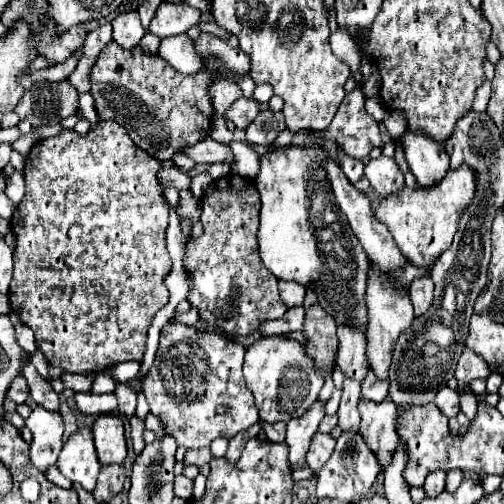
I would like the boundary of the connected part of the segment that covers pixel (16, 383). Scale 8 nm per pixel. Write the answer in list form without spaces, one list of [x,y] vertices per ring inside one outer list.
[[[17,376],[17,378],[13,380],[7,396],[9,396],[11,400],[15,400],[17,404],[23,404],[23,402],[27,402],[27,398],[29,398],[29,392],[27,392],[27,390],[29,390],[29,386],[27,386],[25,378],[23,378],[23,376]]]

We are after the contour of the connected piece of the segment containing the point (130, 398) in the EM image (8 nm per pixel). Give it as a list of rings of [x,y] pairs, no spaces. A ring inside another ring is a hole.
[[[117,384],[115,396],[119,400],[119,414],[125,418],[131,418],[135,414],[135,404],[137,404],[137,394],[127,386],[127,384]]]

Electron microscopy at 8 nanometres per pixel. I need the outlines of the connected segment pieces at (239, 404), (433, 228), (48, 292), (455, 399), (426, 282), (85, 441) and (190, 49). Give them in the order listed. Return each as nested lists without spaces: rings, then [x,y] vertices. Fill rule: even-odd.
[[[165,324],[161,328],[155,362],[147,372],[147,376],[143,378],[143,392],[147,396],[151,412],[161,420],[165,430],[173,434],[177,446],[189,450],[189,448],[205,448],[215,438],[231,440],[237,432],[247,430],[251,424],[259,420],[257,408],[253,404],[253,396],[245,386],[243,356],[245,356],[245,348],[223,334],[199,332],[183,324]],[[217,406],[227,406],[227,414],[217,414]]]
[[[469,166],[449,170],[447,176],[433,188],[407,188],[399,194],[383,198],[373,210],[377,222],[383,222],[393,234],[403,256],[417,268],[431,268],[437,258],[451,246],[457,232],[461,210],[469,206],[475,192],[475,174]]]
[[[101,120],[95,128],[89,130],[87,136],[79,136],[75,130],[63,130],[55,138],[47,138],[37,142],[27,160],[25,160],[25,196],[21,204],[15,208],[11,218],[11,228],[17,238],[17,246],[13,252],[13,280],[9,288],[9,302],[13,312],[35,332],[37,348],[43,352],[47,362],[63,372],[71,374],[87,374],[101,372],[113,368],[127,360],[141,360],[145,352],[147,330],[157,310],[161,310],[169,302],[169,290],[165,286],[165,276],[171,270],[171,258],[165,248],[165,230],[169,222],[169,210],[163,196],[163,184],[157,180],[157,172],[161,170],[161,162],[149,154],[145,154],[131,138],[125,128],[121,128],[113,120]]]
[[[449,388],[449,398],[437,398],[435,404],[447,418],[455,418],[459,412],[459,394]]]
[[[429,276],[415,278],[409,286],[409,298],[415,308],[415,316],[423,316],[433,302],[433,280]]]
[[[79,428],[71,434],[59,454],[57,468],[67,480],[81,484],[87,492],[93,492],[101,464],[97,462],[97,454],[93,450],[91,428]]]
[[[187,34],[161,40],[159,56],[165,58],[181,74],[197,74],[203,68],[203,58],[197,54],[193,40]]]

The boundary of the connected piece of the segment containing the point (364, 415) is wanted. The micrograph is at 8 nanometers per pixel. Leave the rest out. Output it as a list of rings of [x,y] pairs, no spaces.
[[[385,398],[381,404],[375,402],[359,402],[359,414],[361,414],[361,436],[365,438],[365,444],[373,454],[377,456],[383,470],[389,466],[389,460],[393,460],[393,454],[399,444],[399,436],[395,432],[395,418],[397,418],[397,406]]]

